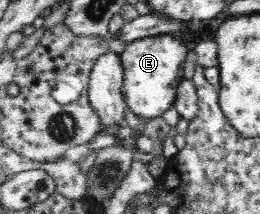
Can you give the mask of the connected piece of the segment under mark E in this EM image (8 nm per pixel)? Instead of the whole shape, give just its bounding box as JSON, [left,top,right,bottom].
[119,34,187,120]

